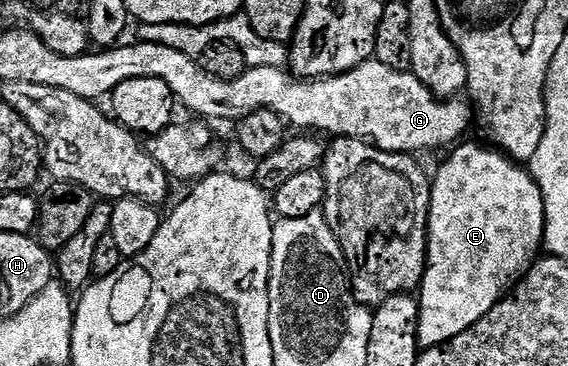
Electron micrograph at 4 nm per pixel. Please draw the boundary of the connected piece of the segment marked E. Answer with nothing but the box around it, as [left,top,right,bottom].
[418,143,545,349]

